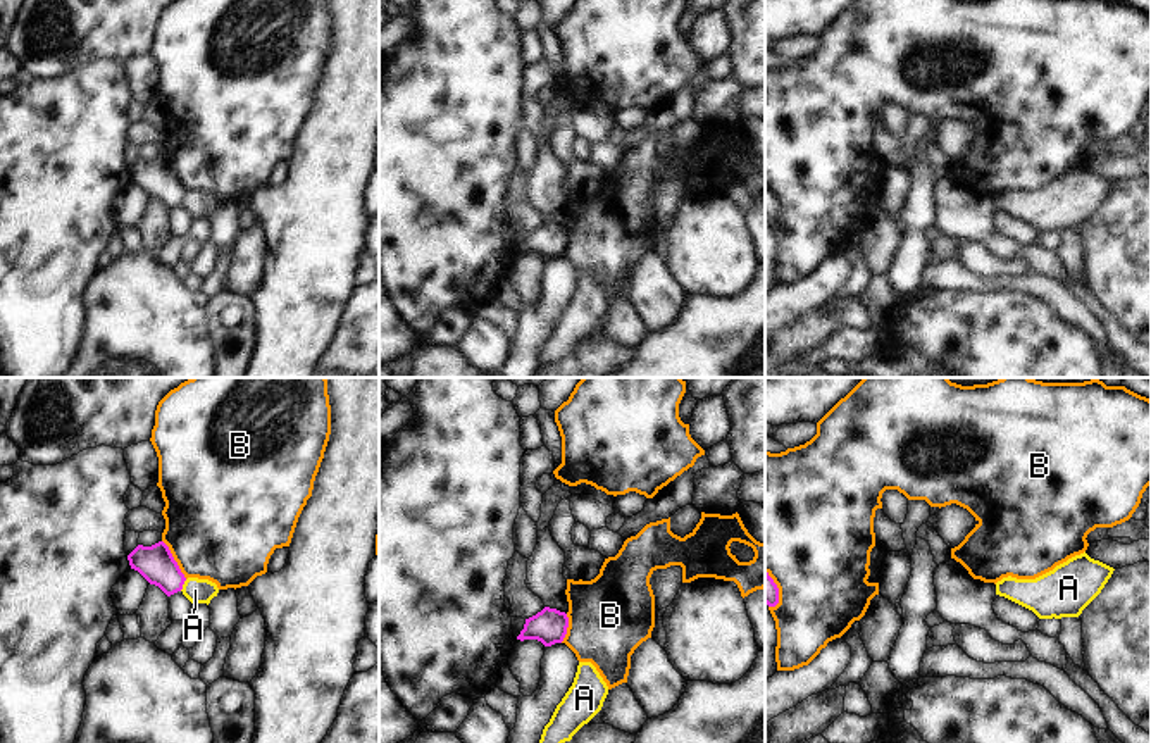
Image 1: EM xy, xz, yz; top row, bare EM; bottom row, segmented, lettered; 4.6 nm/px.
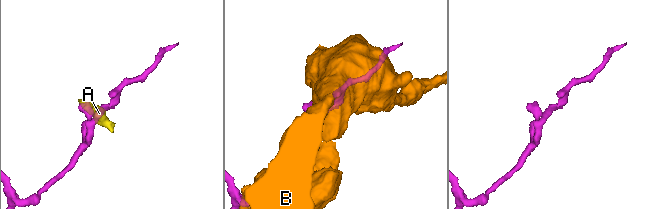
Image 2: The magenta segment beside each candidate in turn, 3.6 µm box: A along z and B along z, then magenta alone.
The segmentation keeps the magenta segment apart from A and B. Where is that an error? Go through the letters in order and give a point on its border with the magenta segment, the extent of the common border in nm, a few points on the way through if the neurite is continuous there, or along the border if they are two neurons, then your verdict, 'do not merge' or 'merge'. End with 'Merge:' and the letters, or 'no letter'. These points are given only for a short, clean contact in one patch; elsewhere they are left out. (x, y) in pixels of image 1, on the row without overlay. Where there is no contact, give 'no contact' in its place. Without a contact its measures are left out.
A: contact xy (183, 197); length 70 nm; border xy (186, 193), (180, 204); do not merge
B: contact xy (173, 173); length 220 nm; do not merge
Merge: no letter

